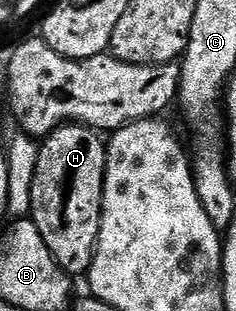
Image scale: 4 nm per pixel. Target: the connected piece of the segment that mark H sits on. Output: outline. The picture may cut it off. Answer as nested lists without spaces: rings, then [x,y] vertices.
[[[61,124],[41,141],[32,176],[29,219],[34,221],[44,246],[67,276],[85,277],[94,260],[102,221],[102,195],[106,173],[103,137],[85,124]]]

